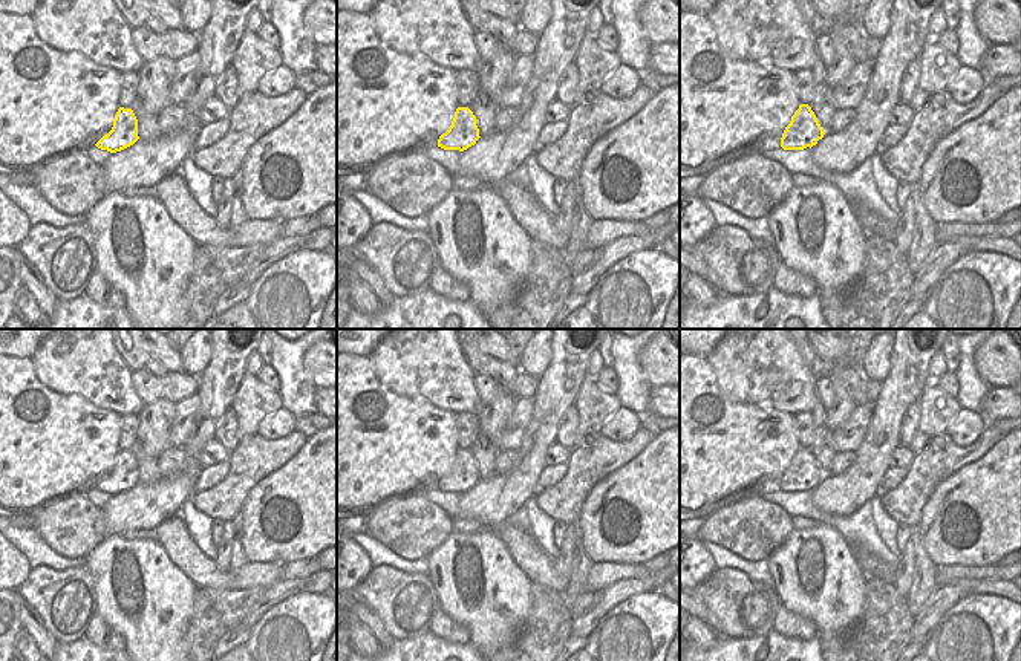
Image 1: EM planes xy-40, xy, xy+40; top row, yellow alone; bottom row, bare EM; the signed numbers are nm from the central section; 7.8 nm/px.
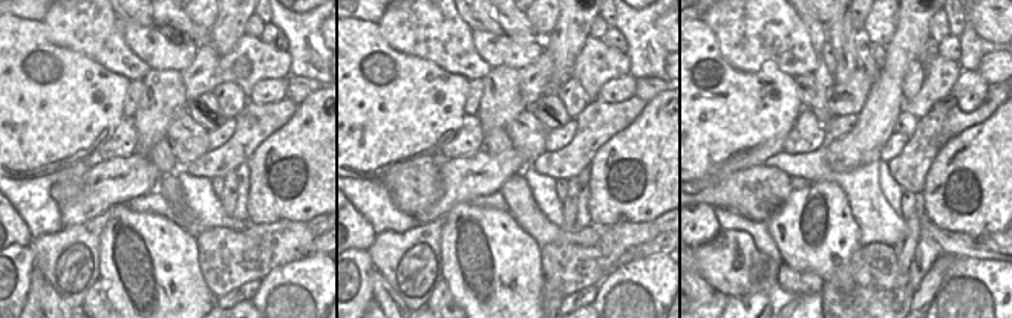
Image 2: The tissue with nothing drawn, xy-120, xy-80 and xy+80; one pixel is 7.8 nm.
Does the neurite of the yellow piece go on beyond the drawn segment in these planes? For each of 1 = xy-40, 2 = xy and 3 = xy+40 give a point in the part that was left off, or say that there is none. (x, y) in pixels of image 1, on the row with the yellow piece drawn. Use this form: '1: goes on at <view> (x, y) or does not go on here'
1: does not go on here
2: does not go on here
3: does not go on here

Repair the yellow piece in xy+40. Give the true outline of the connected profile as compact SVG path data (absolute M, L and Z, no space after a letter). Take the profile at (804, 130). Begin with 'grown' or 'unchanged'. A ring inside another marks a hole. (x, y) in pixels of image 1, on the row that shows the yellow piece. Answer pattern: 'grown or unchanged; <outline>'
unchanged; M801 104L785 127L781 147L784 150L804 150L813 147L825 135L814 112L808 104Z

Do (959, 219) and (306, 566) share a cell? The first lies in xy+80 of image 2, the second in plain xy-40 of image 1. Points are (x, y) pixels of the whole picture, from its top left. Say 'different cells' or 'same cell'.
different cells

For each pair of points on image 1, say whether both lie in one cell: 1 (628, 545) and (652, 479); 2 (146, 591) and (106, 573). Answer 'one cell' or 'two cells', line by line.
1: one cell
2: one cell

